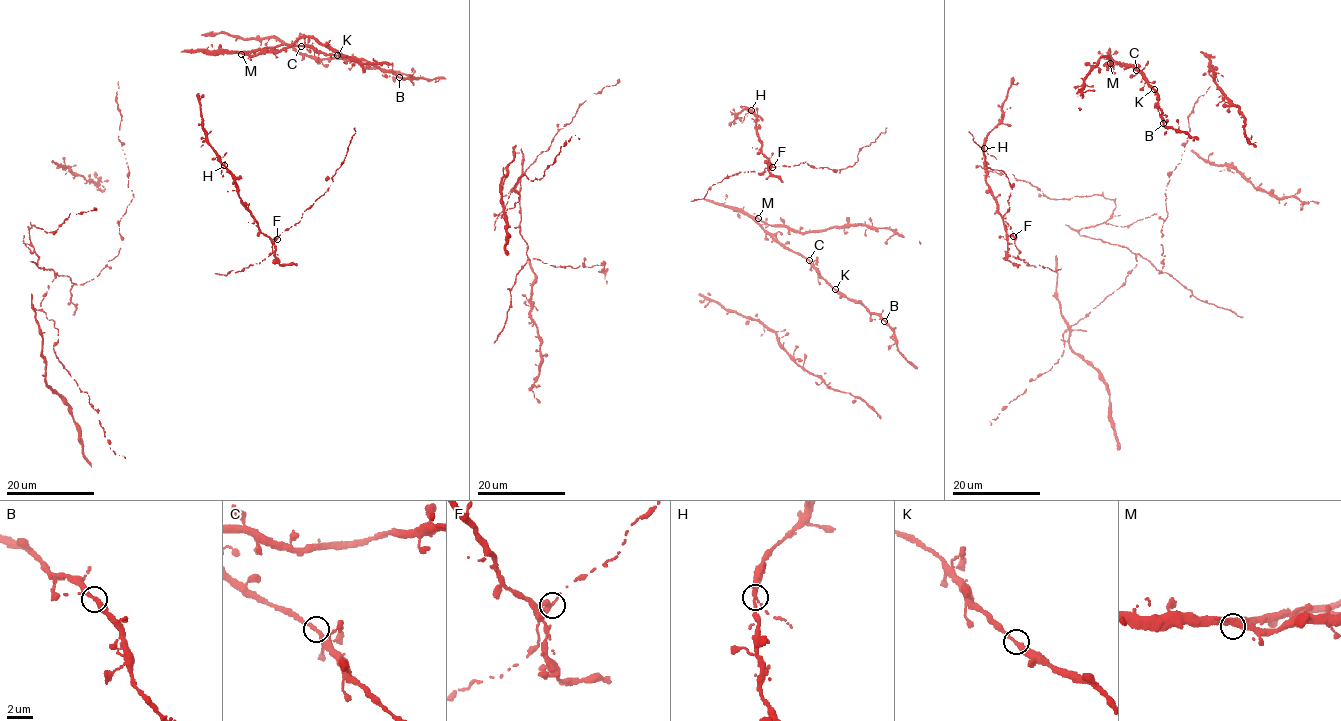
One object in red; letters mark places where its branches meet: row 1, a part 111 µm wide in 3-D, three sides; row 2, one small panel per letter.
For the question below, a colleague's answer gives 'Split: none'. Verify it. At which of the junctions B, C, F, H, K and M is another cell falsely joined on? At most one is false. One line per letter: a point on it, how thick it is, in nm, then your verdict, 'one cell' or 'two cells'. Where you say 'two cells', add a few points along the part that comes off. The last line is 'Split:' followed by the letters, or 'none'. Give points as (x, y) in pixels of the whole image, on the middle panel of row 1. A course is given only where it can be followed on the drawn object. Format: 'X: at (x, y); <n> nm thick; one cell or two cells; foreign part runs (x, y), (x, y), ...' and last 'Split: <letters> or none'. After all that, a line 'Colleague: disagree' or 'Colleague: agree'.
B: at (884, 321); 320 nm thick; one cell
C: at (809, 260); 360 nm thick; one cell
F: at (772, 167); 420 nm thick; one cell
H: at (751, 110); 340 nm thick; one cell
K: at (835, 289); 320 nm thick; one cell
M: at (758, 218); 400 nm thick; one cell
Split: none
Colleague: agree

